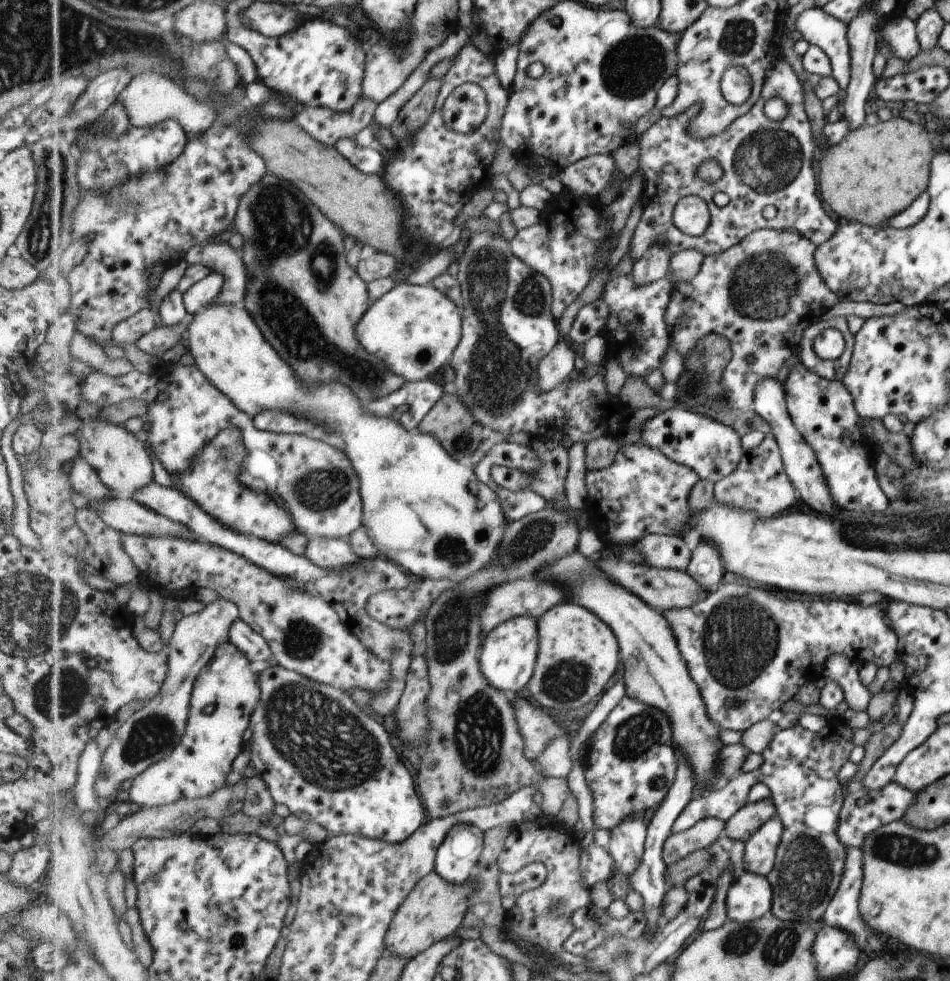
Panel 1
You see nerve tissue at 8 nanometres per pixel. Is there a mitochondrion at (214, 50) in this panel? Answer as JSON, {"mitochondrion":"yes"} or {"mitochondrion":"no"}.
{"mitochondrion":"no"}

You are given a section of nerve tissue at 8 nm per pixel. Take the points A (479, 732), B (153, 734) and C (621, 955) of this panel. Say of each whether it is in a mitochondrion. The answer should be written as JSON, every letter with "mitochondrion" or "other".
{"A":"mitochondrion","B":"mitochondrion","C":"mitochondrion"}

